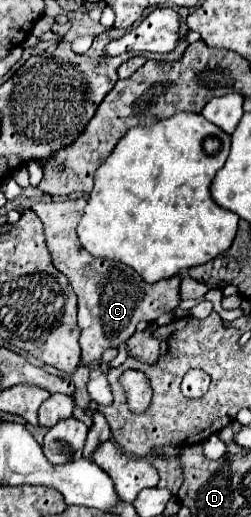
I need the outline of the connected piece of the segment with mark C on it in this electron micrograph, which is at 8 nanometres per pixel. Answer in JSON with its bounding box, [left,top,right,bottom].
[30,199,180,365]

